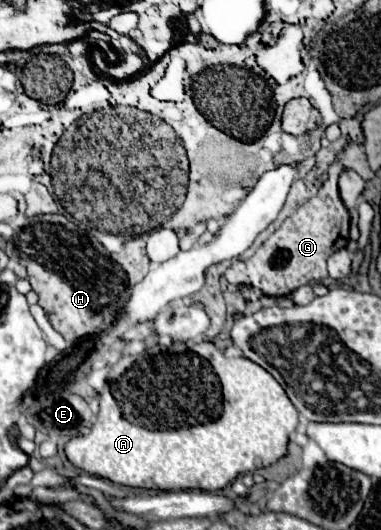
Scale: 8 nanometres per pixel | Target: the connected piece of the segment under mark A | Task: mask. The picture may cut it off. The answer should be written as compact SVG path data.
M183 342L183 344L171 344L161 346L155 344L147 348L143 354L137 356L123 356L109 374L109 386L101 392L101 410L97 416L97 424L91 428L87 436L71 438L65 444L67 458L81 470L93 476L101 476L111 480L113 484L129 486L129 488L145 488L145 490L205 490L215 492L227 488L239 474L255 472L259 468L267 468L281 460L287 454L289 444L289 432L293 432L299 424L299 414L291 400L287 398L281 384L263 368L259 368L255 362L247 358L225 358L223 350L217 350L211 342Z

